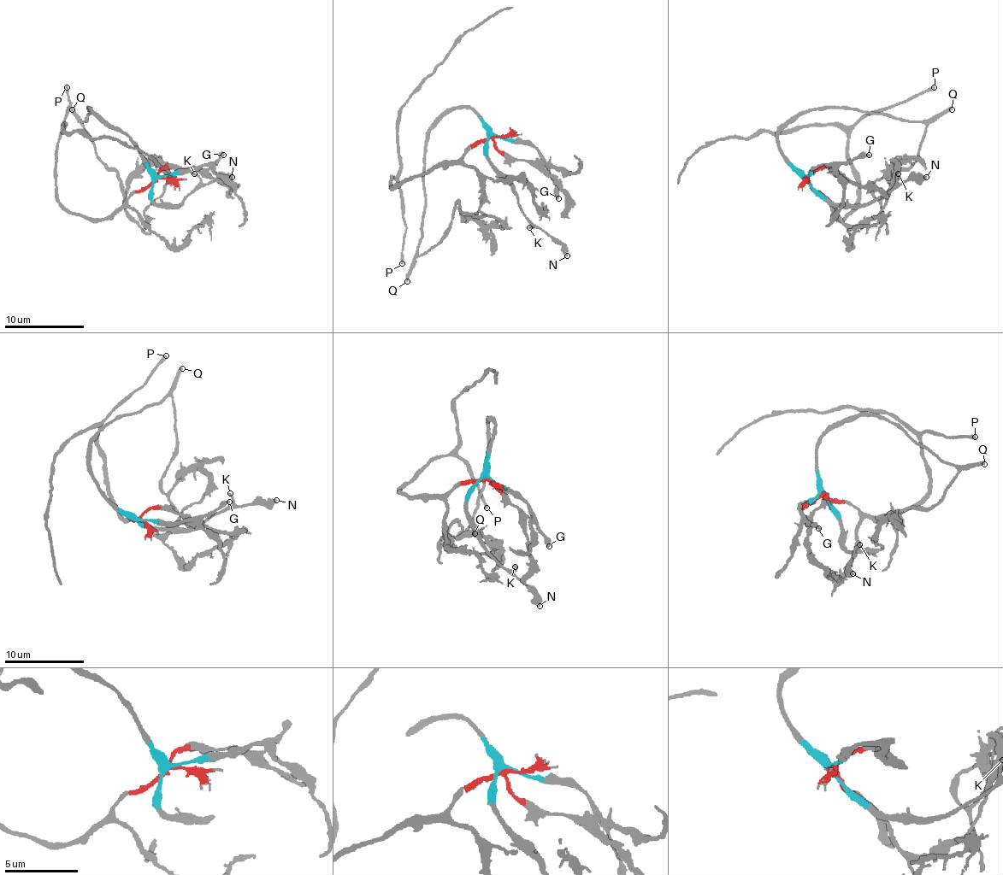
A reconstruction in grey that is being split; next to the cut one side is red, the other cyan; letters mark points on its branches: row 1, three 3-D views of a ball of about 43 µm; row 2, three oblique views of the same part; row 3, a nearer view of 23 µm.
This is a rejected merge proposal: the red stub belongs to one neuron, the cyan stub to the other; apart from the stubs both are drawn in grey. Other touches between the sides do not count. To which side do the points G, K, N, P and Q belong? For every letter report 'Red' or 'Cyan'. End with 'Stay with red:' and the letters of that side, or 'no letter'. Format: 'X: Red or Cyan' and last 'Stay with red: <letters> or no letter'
G: Cyan
K: Cyan
N: Cyan
P: Red
Q: Cyan
Stay with red: P

